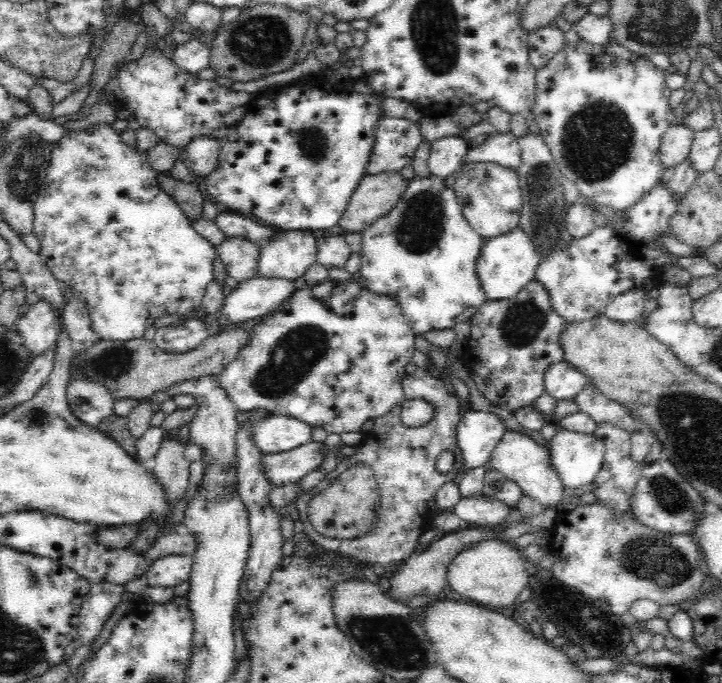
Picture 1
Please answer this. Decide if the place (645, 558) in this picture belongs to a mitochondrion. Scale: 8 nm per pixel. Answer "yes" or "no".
yes

